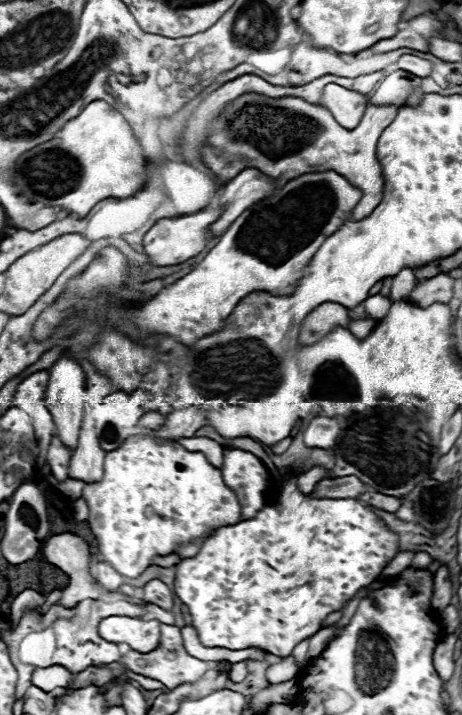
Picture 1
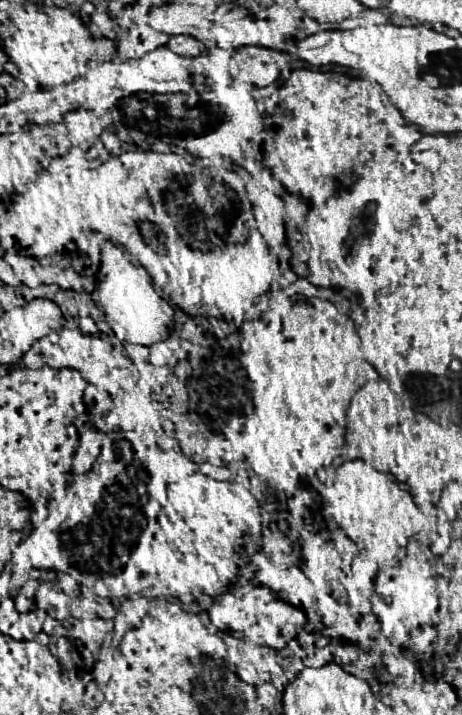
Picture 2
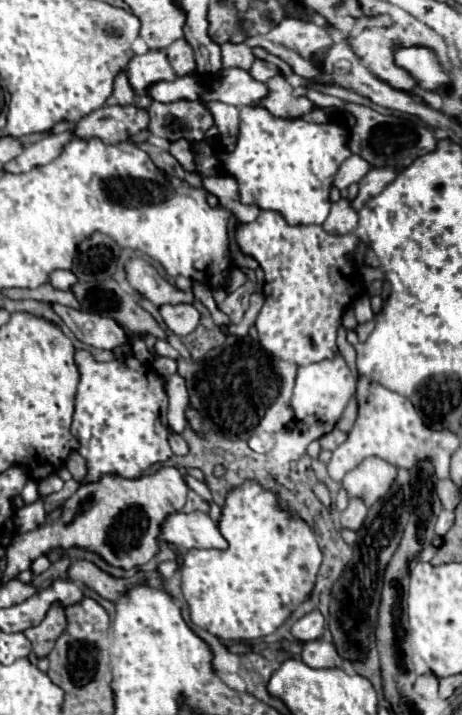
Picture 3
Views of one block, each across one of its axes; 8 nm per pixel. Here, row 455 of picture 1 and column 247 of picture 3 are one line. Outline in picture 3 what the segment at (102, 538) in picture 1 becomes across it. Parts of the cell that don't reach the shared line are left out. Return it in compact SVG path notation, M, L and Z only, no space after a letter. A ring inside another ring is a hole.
M244 106L240 112L238 144L234 152L220 148L220 160L226 174L234 176L240 186L242 202L258 204L262 210L278 210L288 224L322 224L330 210L330 188L340 164L352 154L348 148L348 128L342 122L312 124L302 118L274 118L264 108Z

